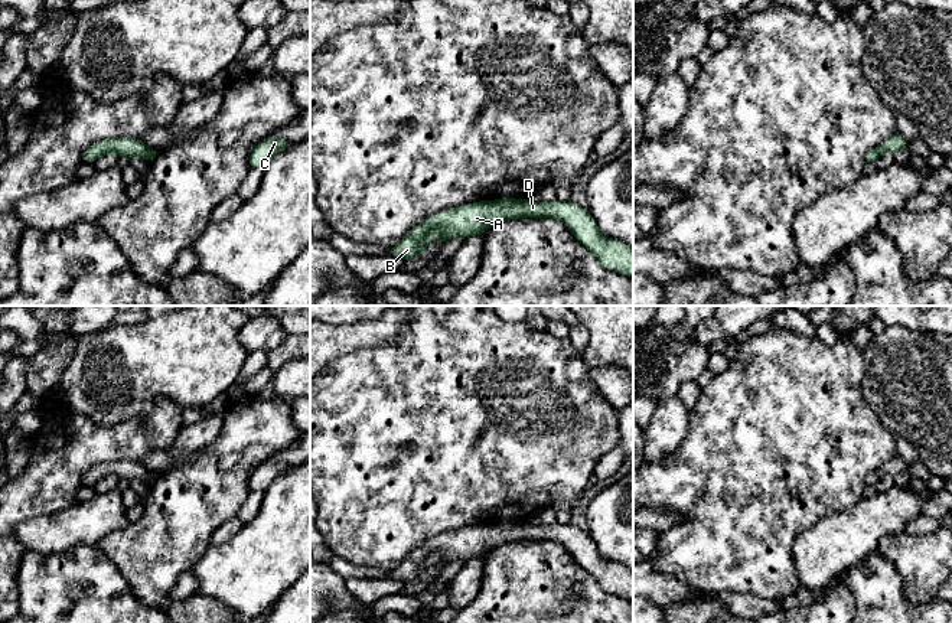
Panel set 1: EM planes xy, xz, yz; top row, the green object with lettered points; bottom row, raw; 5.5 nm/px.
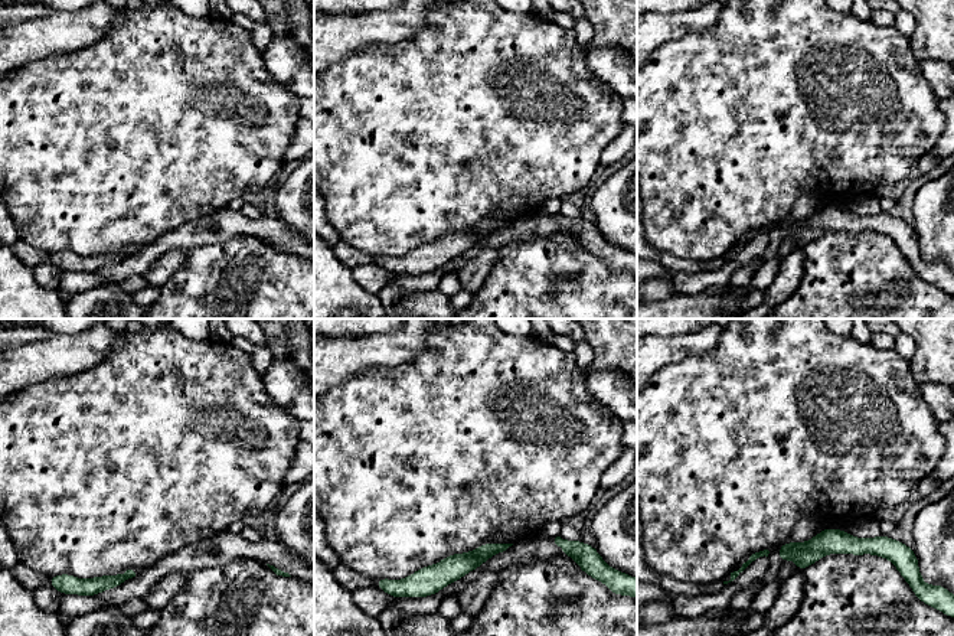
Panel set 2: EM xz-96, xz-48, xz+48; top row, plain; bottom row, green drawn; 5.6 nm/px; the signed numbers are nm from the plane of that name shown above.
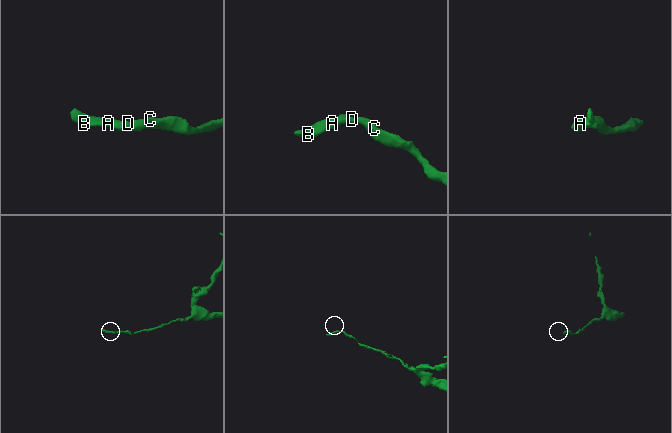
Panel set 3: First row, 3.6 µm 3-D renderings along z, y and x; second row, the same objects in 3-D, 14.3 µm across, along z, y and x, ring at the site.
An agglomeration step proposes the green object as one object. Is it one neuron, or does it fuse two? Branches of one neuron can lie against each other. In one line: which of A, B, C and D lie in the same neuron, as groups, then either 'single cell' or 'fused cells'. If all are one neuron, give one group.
groups A B C D; single cell

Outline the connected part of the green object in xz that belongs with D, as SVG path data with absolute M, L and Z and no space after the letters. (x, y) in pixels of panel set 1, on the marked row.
M499 198L450 208L414 226L395 247L389 247L388 255L404 261L415 258L440 239L447 242L456 237L464 239L482 235L502 221L518 218L552 218L563 222L601 267L633 278L633 249L623 241L603 237L589 209L558 199L532 202Z

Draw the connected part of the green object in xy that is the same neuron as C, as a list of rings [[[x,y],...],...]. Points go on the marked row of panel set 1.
[[[268,136],[263,141],[257,143],[250,156],[248,166],[250,169],[265,169],[268,163],[283,150],[286,150],[291,143],[286,141],[277,136]]]

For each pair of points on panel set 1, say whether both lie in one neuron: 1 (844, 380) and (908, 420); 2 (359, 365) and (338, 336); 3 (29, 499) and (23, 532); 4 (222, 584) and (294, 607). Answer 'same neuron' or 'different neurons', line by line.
1: different neurons
2: different neurons
3: different neurons
4: different neurons

